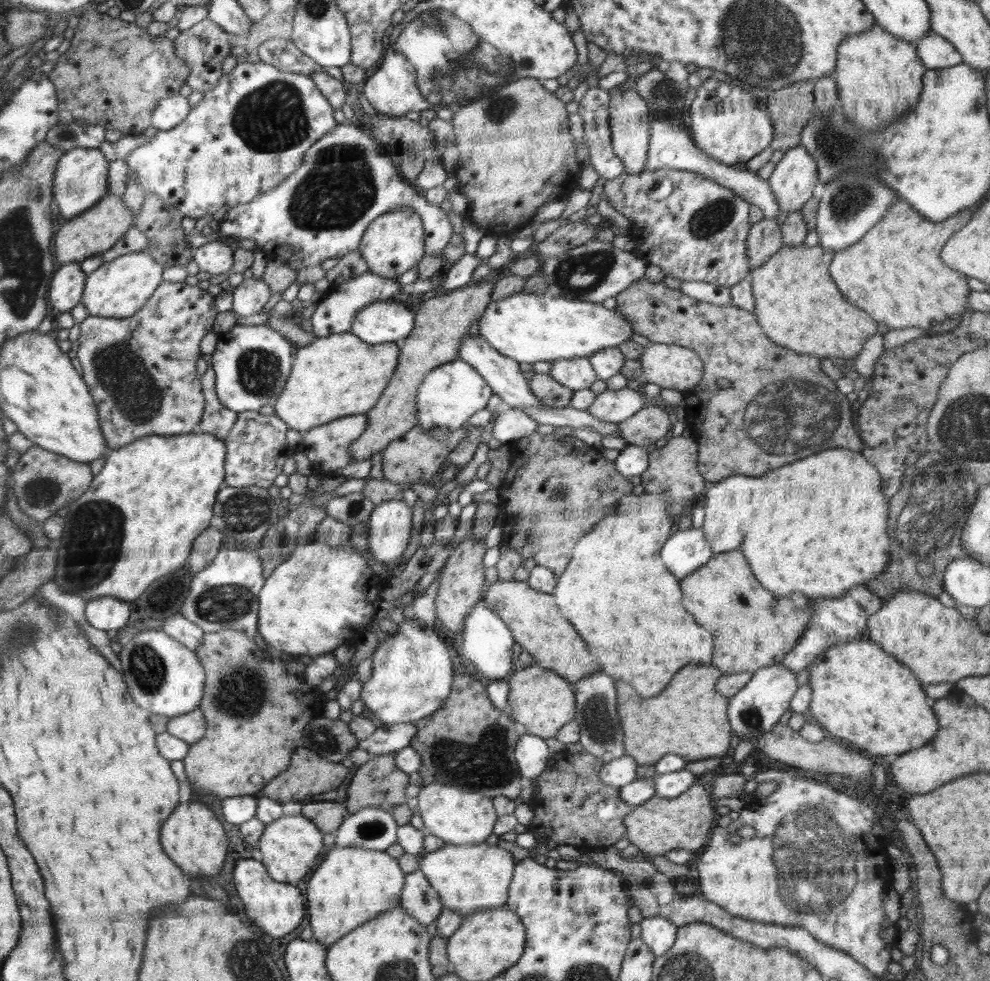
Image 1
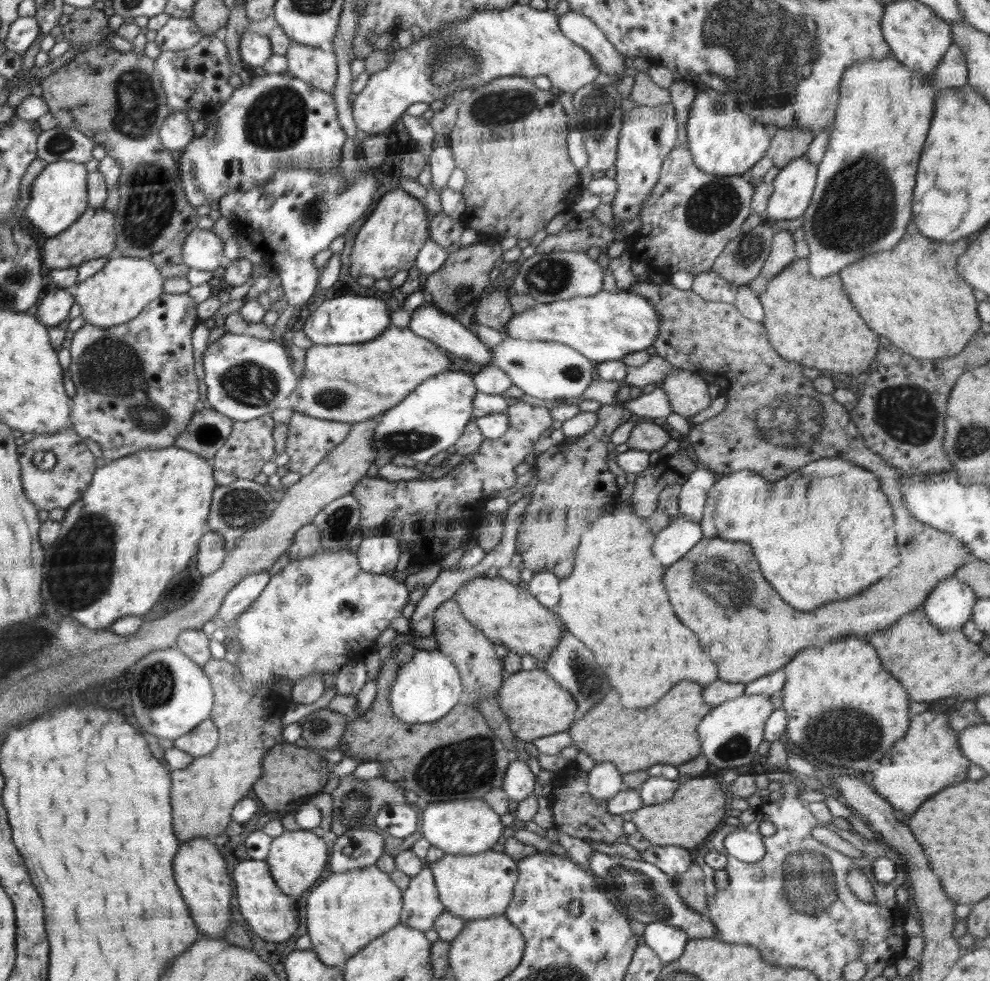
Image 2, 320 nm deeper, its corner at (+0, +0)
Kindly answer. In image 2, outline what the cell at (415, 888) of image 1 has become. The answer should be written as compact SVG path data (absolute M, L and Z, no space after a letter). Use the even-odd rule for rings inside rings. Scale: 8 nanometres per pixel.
M428 864L422 867L418 875L411 878L402 896L400 922L423 933L432 929L436 919L445 911Z

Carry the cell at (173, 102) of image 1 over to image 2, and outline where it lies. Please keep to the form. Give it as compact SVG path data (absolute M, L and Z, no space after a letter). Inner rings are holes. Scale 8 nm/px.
M172 112L163 122L159 138L168 150L185 150L195 136L192 124L187 113Z

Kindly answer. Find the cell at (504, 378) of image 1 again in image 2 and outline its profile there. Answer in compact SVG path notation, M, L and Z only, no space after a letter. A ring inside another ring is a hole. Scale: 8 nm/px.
M429 299L413 311L407 327L414 334L430 340L452 356L482 366L482 369L492 366L494 362L493 346L484 345L476 334L472 334L460 321L454 319L453 315L439 309Z

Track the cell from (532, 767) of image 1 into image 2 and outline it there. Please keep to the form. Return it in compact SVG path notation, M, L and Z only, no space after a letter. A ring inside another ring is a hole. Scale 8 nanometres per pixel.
M514 759L507 768L501 789L509 800L521 802L536 786L537 779L534 777L530 767L523 761Z

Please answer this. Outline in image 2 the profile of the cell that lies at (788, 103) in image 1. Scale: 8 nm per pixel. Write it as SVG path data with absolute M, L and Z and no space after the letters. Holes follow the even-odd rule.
M778 129L777 134L771 138L769 149L765 152L765 155L769 156L773 164L779 169L784 168L792 159L805 156L814 137L815 132L809 129Z

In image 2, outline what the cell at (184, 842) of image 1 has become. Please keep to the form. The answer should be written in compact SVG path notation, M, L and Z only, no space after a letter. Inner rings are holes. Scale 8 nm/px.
M204 838L184 842L180 854L176 854L176 882L188 898L187 906L192 906L192 918L200 922L200 934L210 938L224 938L224 932L230 924L230 898L232 898L232 880L228 878L228 869L224 858Z

